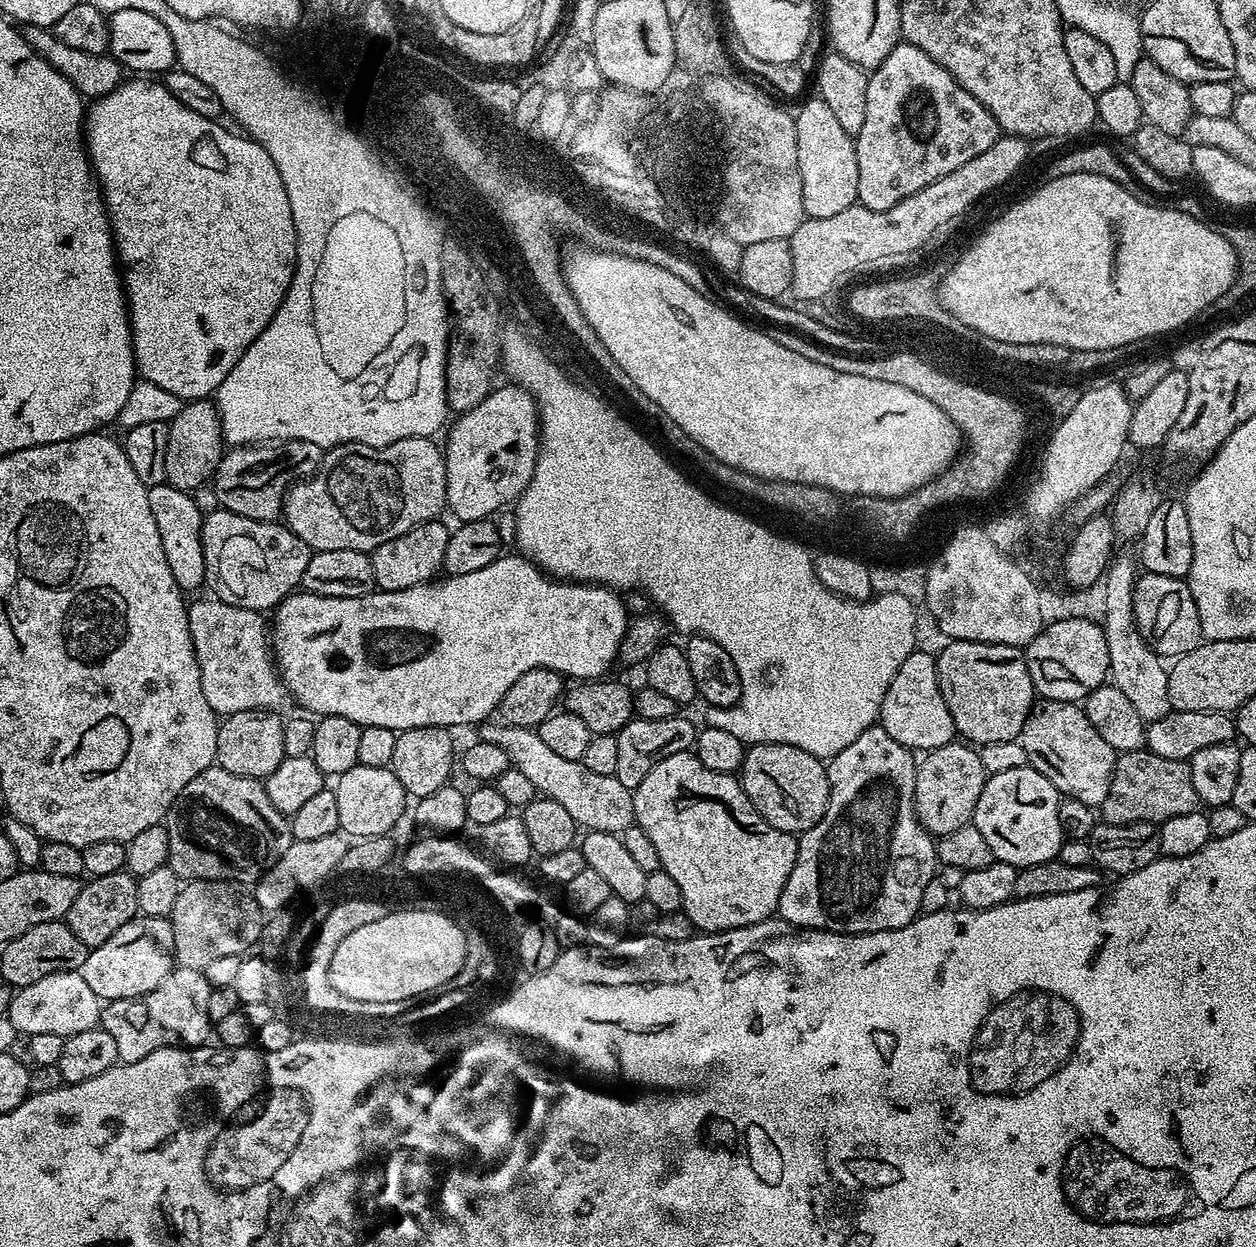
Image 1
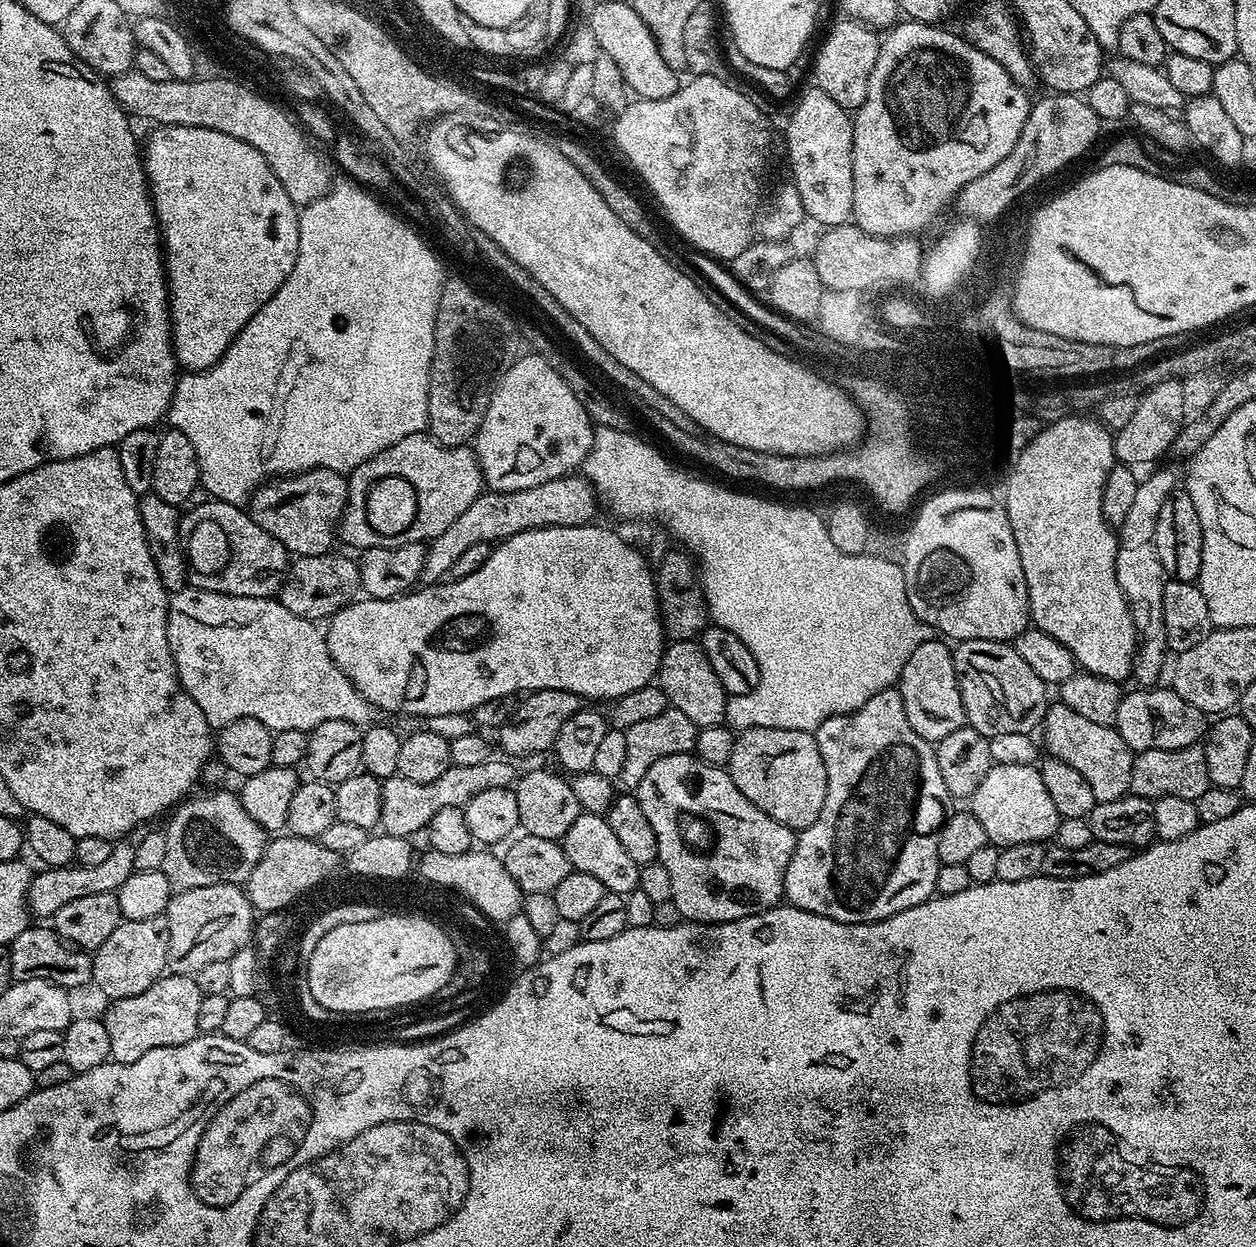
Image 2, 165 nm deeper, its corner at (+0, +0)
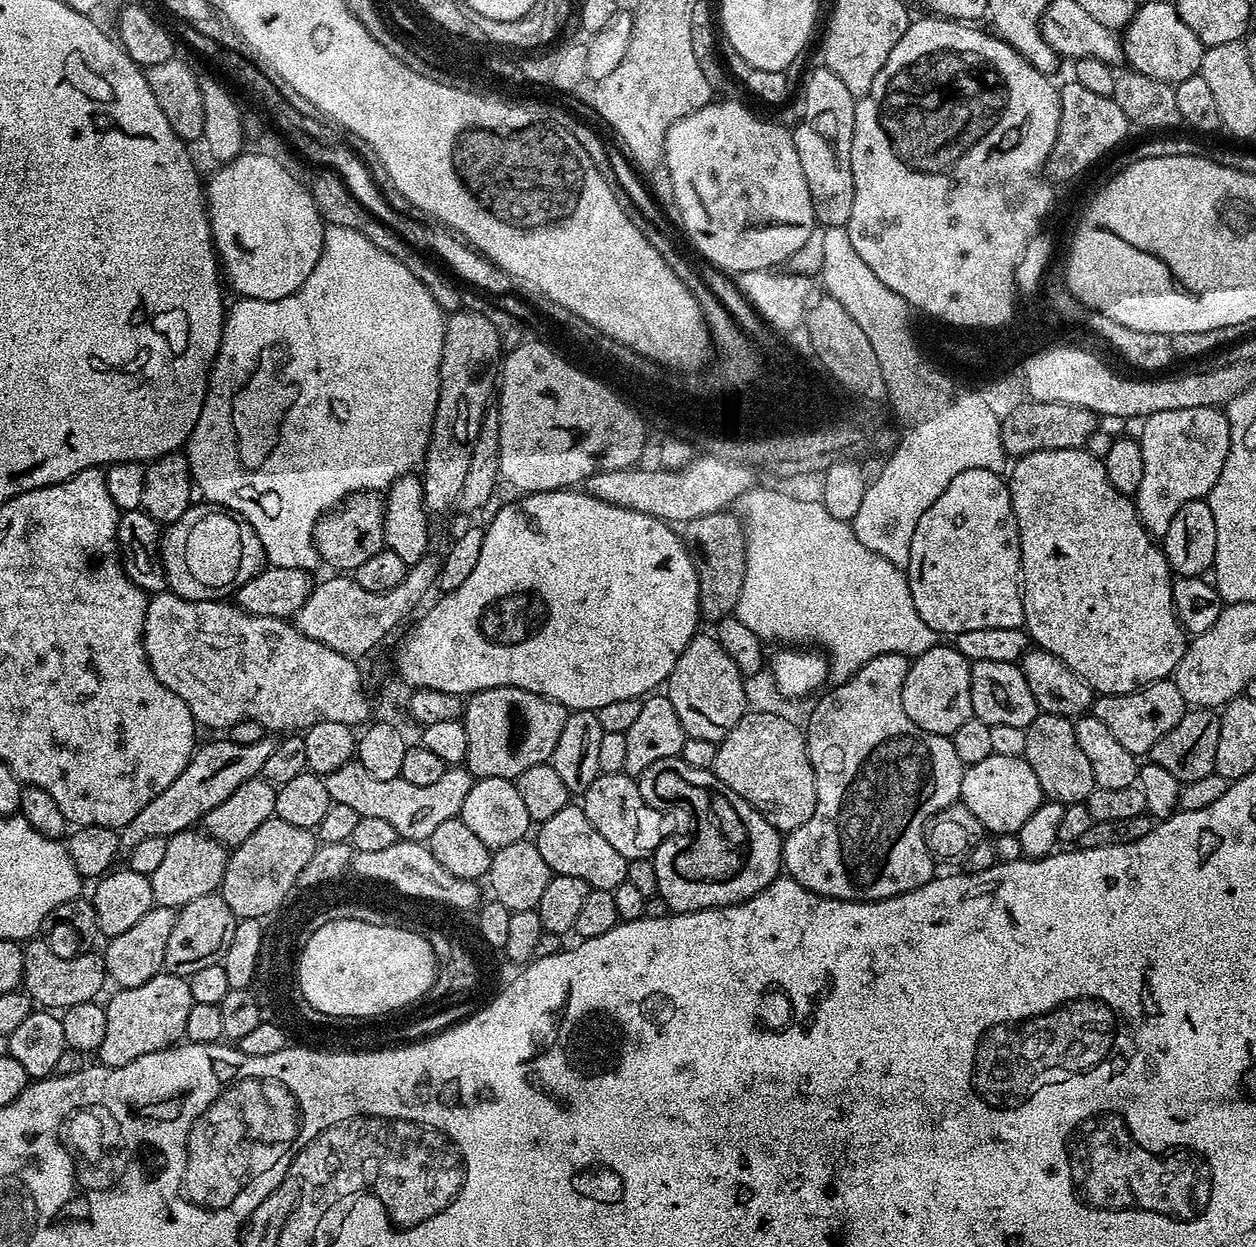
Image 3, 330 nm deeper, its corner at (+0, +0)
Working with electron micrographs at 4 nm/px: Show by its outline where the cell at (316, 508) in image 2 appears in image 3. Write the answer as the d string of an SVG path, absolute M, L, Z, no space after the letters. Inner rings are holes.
M356 492L347 496L343 502L324 513L316 523L314 542L321 561L329 564L332 570L339 570L344 574L355 573L366 558L385 551L384 542L384 513L386 500L380 492Z

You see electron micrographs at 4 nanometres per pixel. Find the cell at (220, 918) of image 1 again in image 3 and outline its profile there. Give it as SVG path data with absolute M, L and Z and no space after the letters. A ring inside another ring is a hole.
M216 892L194 898L194 902L186 902L174 918L174 930L170 930L170 938L166 942L163 971L186 978L194 974L194 970L221 963L226 950L230 950L237 919Z

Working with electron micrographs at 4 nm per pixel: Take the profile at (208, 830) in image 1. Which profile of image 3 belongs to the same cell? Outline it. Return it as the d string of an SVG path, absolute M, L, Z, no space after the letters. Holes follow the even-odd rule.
M203 830L179 832L167 839L166 858L150 877L152 881L152 902L158 908L183 908L186 902L216 892L220 887L229 849Z

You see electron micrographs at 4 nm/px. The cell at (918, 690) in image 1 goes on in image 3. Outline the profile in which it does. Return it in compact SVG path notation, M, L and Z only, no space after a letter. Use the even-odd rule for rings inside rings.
M943 642L915 657L908 665L906 682L902 686L902 706L906 714L910 714L910 722L914 722L922 730L933 732L939 736L951 737L962 722L973 719L972 715L972 664L954 646L948 648Z

